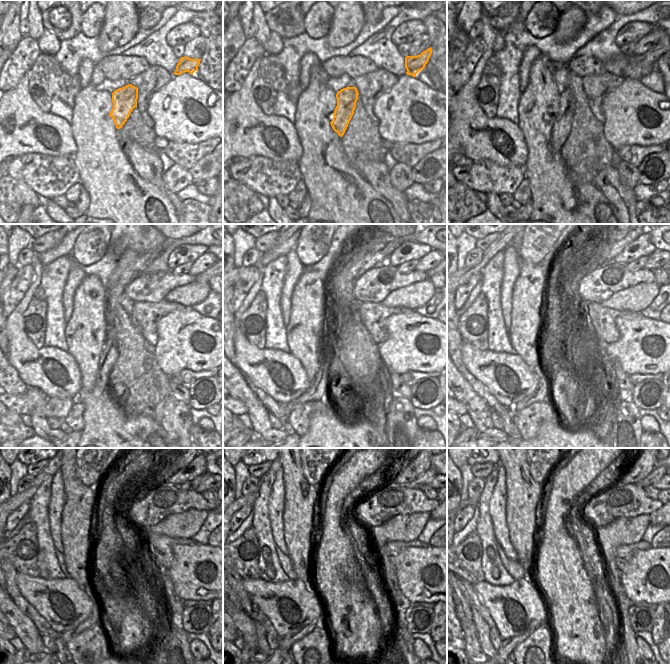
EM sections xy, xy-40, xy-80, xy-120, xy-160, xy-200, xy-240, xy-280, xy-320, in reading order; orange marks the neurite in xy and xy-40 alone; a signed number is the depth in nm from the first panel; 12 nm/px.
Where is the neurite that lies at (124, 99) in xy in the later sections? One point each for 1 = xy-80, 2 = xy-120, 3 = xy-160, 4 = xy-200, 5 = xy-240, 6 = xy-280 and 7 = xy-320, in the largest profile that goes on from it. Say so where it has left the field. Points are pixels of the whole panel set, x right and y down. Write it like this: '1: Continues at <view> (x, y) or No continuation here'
1: Continues at xy-80 (562, 124)
2: Continues at xy-120 (109, 356)
3: Continues at xy-160 (323, 379)
4: Continues at xy-200 (542, 392)
5: Continues at xy-240 (94, 618)
6: Continues at xy-280 (285, 643)
7: Continues at xy-320 (507, 646)

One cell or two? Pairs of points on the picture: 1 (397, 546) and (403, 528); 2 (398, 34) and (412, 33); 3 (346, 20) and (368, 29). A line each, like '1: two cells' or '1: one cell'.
1: two cells
2: one cell
3: two cells

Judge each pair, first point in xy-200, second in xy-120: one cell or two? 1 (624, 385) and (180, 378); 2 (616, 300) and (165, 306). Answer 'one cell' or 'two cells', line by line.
1: two cells
2: two cells

